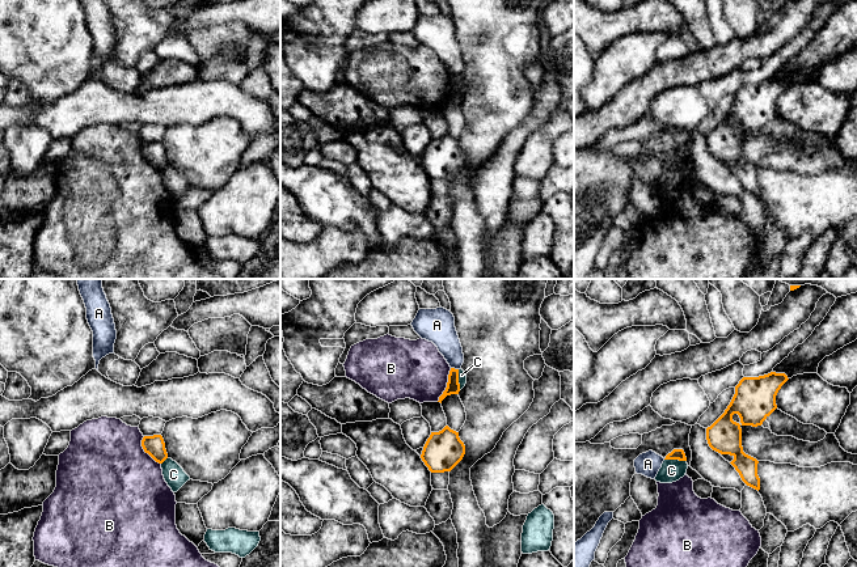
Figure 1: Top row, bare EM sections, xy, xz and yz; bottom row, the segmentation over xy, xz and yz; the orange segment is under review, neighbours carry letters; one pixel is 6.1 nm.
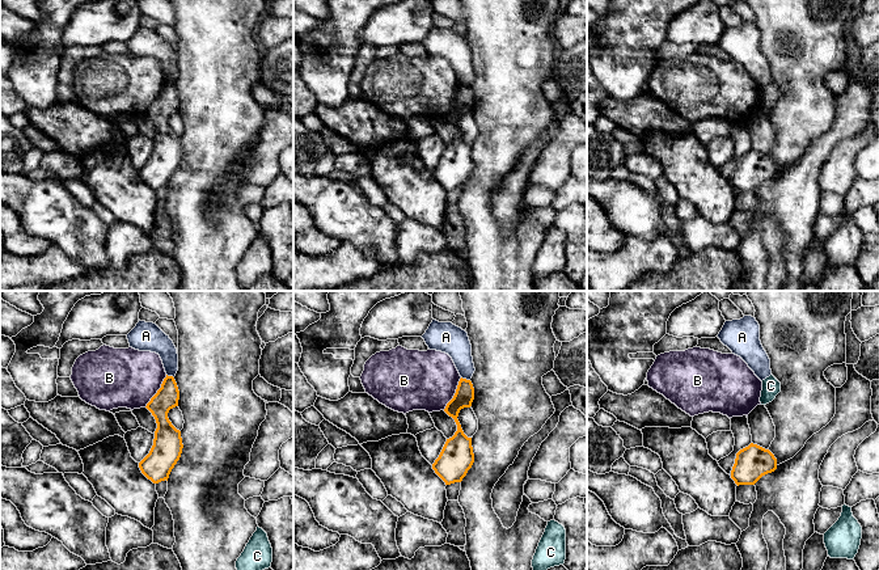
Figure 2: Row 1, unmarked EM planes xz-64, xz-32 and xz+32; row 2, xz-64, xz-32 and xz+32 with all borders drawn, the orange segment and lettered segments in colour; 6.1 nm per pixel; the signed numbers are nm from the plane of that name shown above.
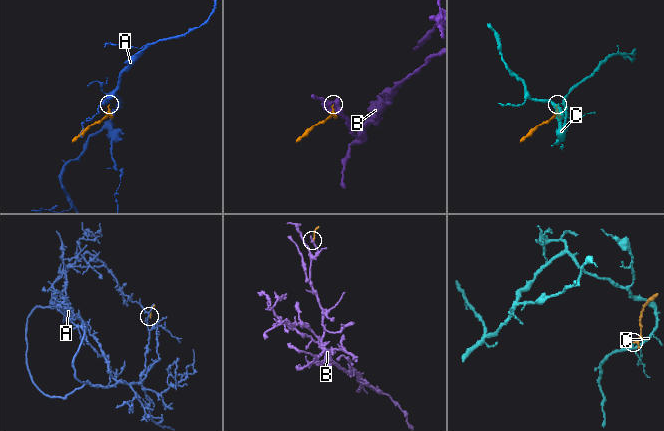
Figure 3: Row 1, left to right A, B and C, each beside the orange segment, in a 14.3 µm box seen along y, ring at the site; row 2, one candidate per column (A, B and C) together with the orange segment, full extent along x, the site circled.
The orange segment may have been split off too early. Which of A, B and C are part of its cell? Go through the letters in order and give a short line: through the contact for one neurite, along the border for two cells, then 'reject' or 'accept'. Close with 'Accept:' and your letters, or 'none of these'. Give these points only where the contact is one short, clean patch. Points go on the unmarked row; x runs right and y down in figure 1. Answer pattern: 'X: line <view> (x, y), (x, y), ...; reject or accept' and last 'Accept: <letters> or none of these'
A: line xz (451, 73), (457, 76); reject
B: reject
C: line yz (665, 165), (685, 168); reject
Accept: none of these

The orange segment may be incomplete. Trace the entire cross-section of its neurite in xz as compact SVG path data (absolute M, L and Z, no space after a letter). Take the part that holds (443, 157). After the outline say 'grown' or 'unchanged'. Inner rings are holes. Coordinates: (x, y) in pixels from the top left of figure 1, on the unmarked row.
M446 132L439 139L431 139L421 165L431 179L451 178L464 164L465 152L459 139Z | unchanged

